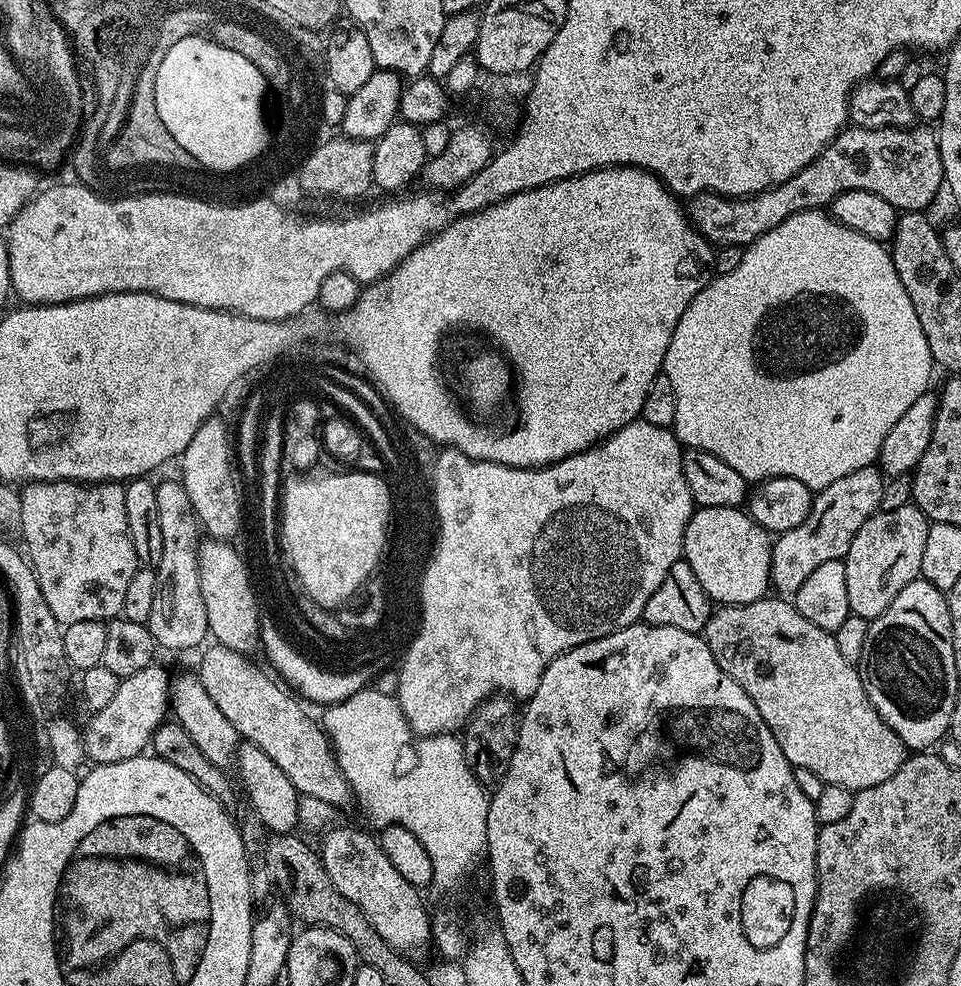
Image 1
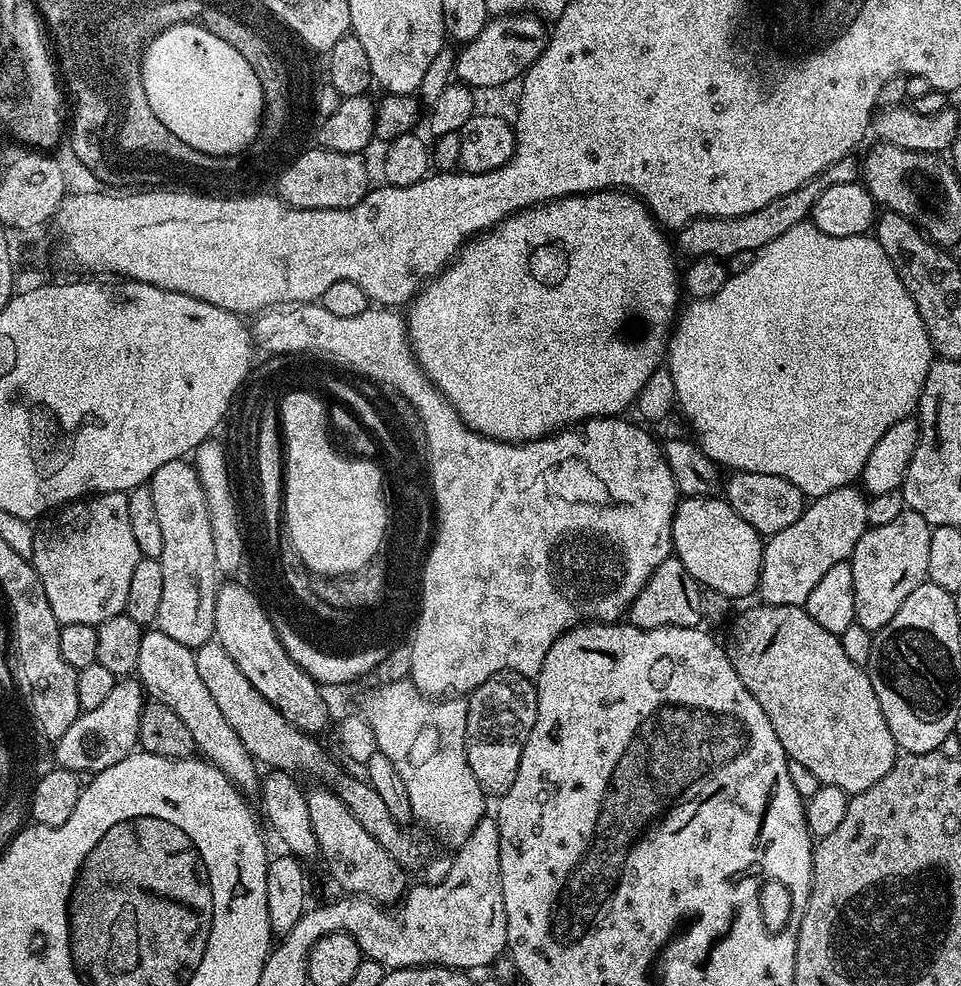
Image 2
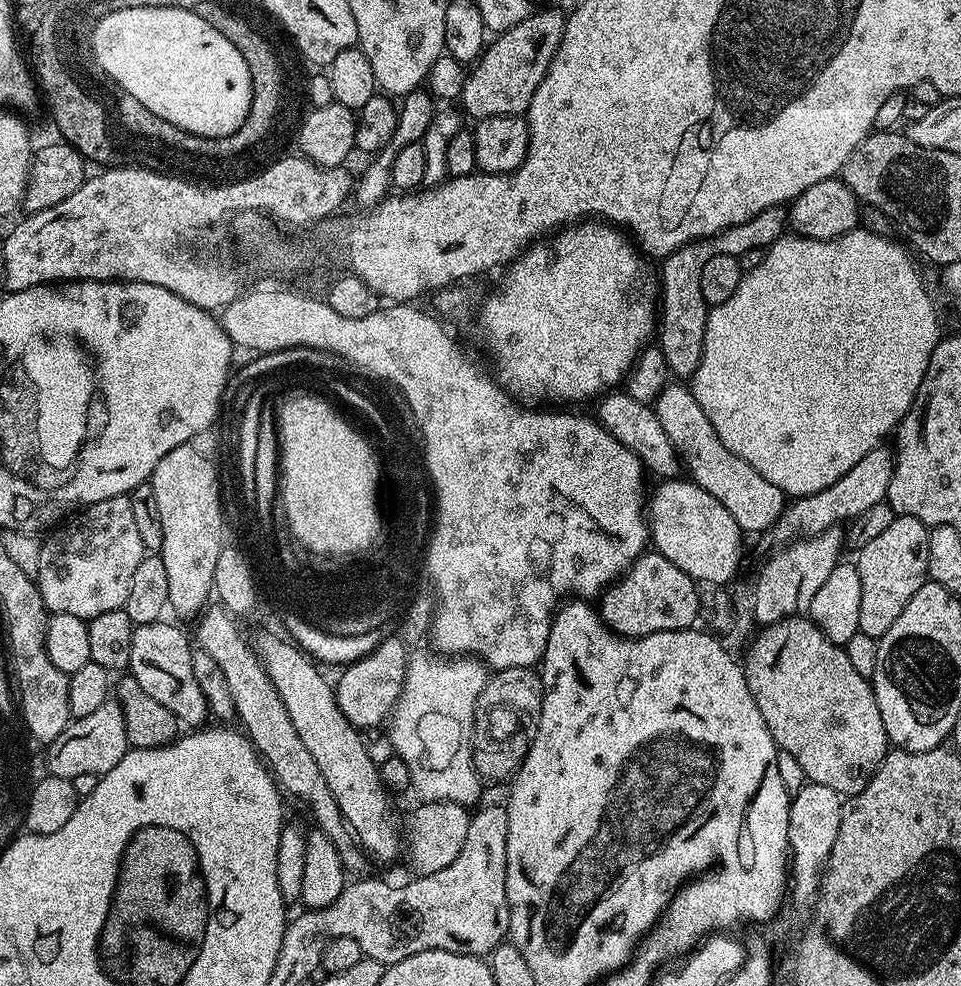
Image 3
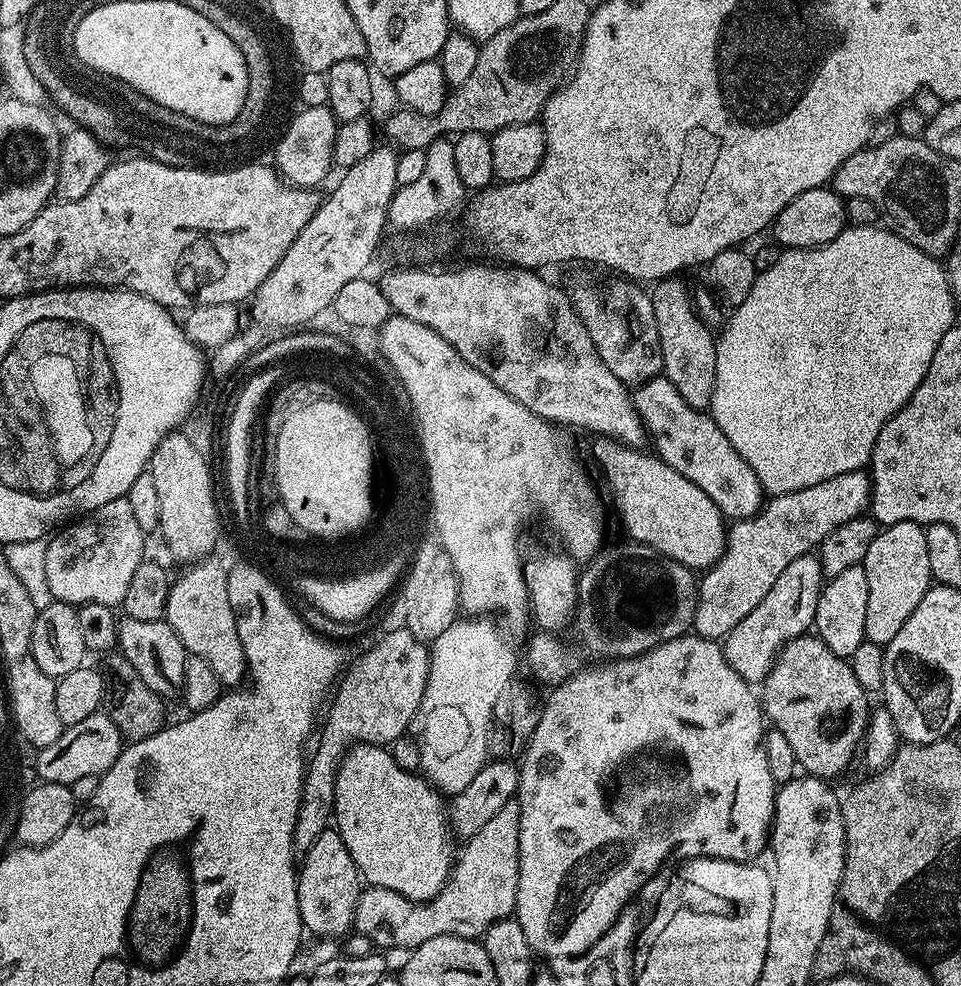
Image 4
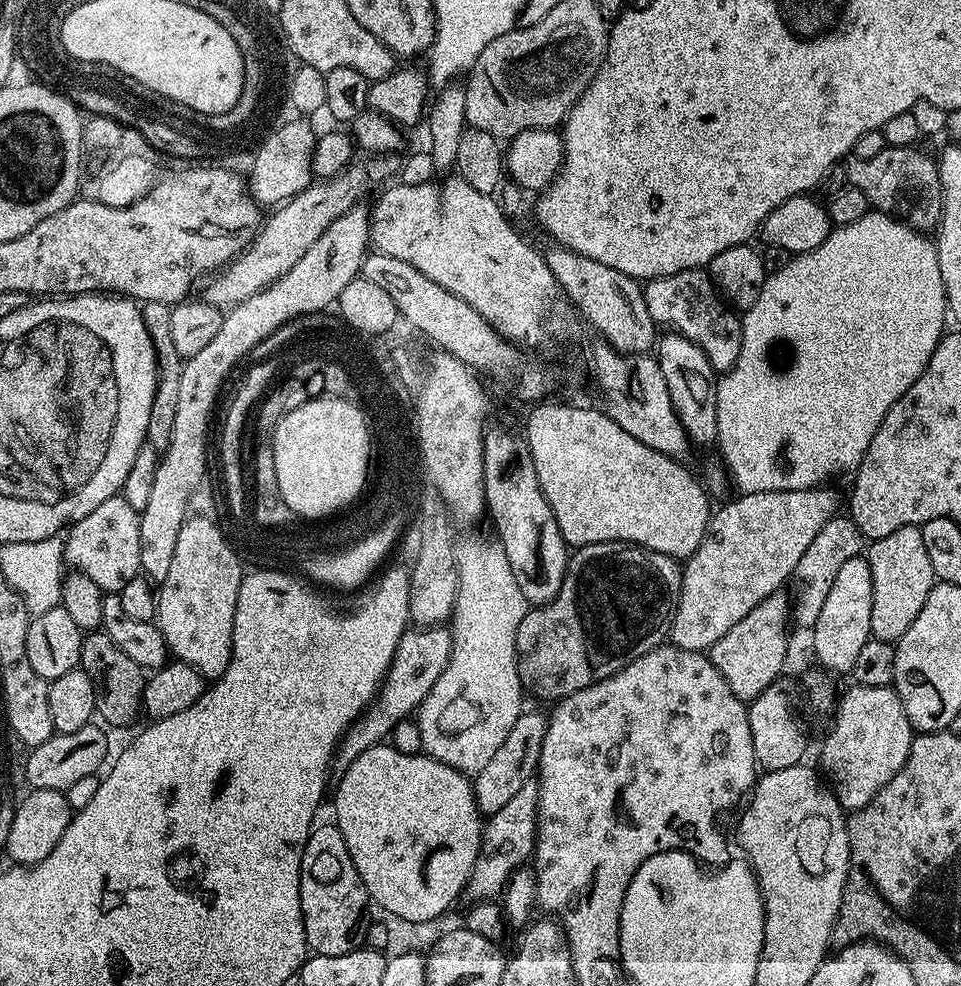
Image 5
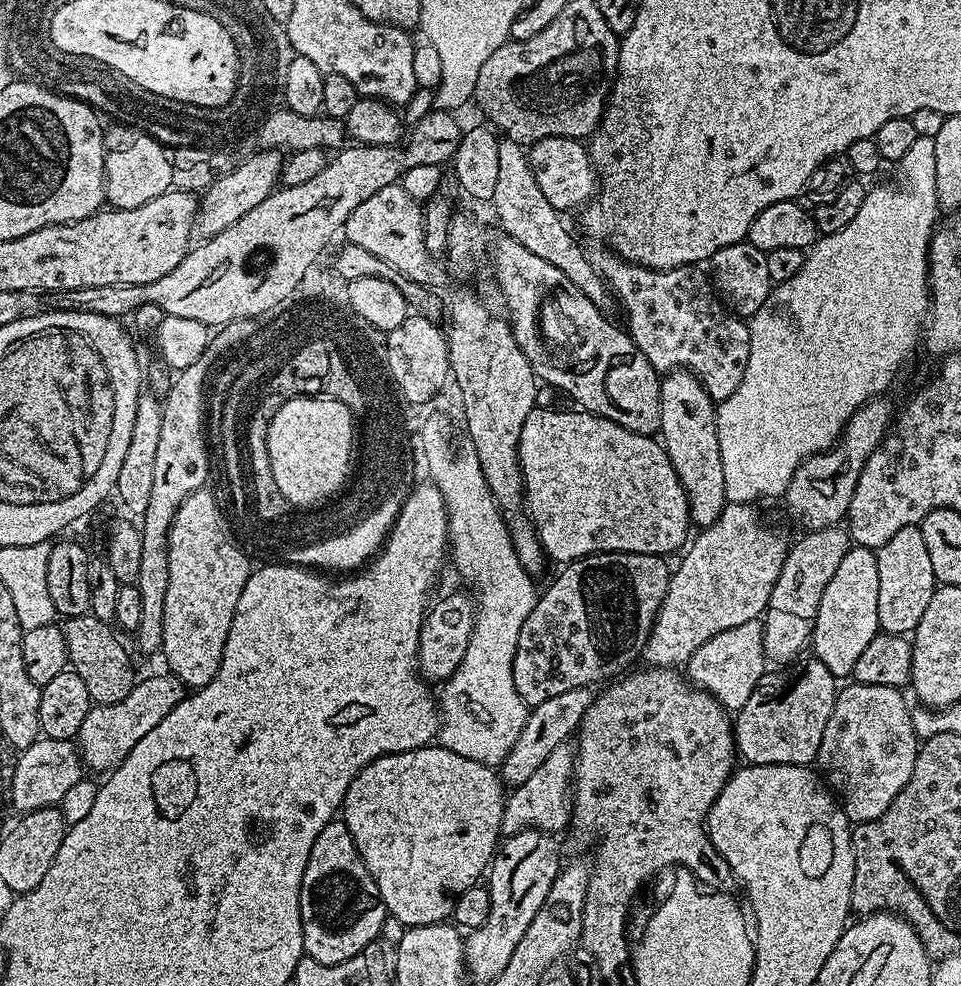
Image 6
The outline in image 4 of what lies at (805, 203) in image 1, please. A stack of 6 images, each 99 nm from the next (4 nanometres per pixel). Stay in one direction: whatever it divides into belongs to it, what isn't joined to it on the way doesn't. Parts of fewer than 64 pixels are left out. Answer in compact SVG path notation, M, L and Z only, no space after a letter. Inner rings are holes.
M679 275L668 276L651 285L654 318L658 318L658 338L662 342L663 375L686 398L692 408L707 409L712 403L712 387L716 381L716 340L714 332L700 321L692 309L692 296Z

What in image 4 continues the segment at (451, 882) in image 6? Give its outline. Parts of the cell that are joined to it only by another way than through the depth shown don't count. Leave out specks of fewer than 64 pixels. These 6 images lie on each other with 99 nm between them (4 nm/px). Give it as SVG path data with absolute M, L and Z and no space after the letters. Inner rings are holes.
M367 742L352 745L344 754L344 759L340 762L340 768L336 771L336 807L334 809L334 828L339 832L342 842L346 842L346 850L350 850L350 858L354 858L354 866L360 872L361 879L371 887L394 890L402 894L413 903L424 903L432 900L444 888L445 882L451 876L454 863L454 848L448 841L450 837L450 821L448 818L448 808L443 795L435 787L430 786L429 781L423 775L415 776L412 772L407 772L394 757L389 749L384 746L377 746Z

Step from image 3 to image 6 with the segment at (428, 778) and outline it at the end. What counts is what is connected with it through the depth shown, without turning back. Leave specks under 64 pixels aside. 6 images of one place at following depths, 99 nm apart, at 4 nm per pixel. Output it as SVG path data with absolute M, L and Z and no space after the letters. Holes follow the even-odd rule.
M518 558L500 560L498 564L500 574L496 574L492 592L474 594L476 621L470 634L470 646L466 646L466 654L458 670L454 670L452 677L443 681L444 693L438 696L441 714L439 747L491 768L504 763L506 754L510 754L510 750L514 750L514 742L518 742L518 734L522 734L522 726L526 726L530 708L522 702L512 681L512 656L518 646L518 634L522 634L522 622L530 618L530 610L534 610L538 599L537 581L525 570L522 562L518 562Z

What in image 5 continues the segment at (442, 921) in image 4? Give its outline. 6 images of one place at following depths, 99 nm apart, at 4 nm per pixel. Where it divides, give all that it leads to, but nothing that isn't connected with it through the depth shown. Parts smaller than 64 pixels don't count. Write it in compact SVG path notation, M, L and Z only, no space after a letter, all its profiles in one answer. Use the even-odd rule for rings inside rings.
M529 786L518 790L518 794L502 806L502 810L487 817L480 837L480 852L468 878L467 895L472 895L472 900L476 902L495 901L504 892L512 873L525 863L527 856L529 859L533 855L535 838L536 789Z

